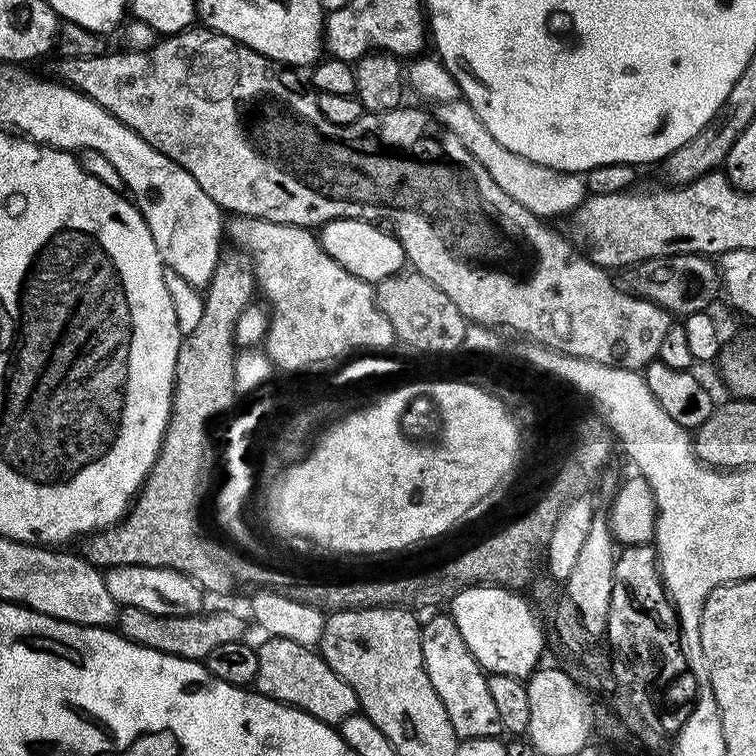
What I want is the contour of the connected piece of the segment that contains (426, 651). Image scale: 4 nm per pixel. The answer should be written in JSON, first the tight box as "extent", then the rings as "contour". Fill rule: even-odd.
{"extent":[420,614,504,740],"contour":[[[451,614],[436,616],[428,621],[425,619],[420,629],[420,637],[426,678],[430,678],[434,694],[442,698],[442,706],[446,706],[446,718],[450,718],[450,726],[454,726],[457,737],[460,740],[499,737],[504,732],[504,727],[502,718],[498,718],[494,697],[490,694],[488,676],[484,667],[474,658],[474,654],[470,654],[470,646],[466,646],[458,626],[454,626]]]}

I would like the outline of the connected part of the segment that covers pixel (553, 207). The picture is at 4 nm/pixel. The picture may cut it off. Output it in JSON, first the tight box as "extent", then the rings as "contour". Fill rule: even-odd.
{"extent":[438,99,586,217],"contour":[[[463,99],[455,100],[453,104],[439,105],[438,119],[446,126],[446,130],[450,130],[450,134],[460,139],[462,146],[466,146],[470,154],[474,154],[474,158],[478,158],[478,162],[482,162],[482,170],[486,170],[486,174],[490,174],[494,182],[498,182],[498,186],[502,186],[502,190],[506,190],[506,194],[510,194],[514,202],[522,202],[522,206],[526,206],[526,210],[530,210],[535,216],[571,217],[586,199],[586,180],[583,175],[554,170],[550,166],[530,162],[530,158],[522,158],[522,154],[506,150],[506,146],[494,139],[494,134],[486,130],[478,114],[474,114],[472,107],[464,103]]]}

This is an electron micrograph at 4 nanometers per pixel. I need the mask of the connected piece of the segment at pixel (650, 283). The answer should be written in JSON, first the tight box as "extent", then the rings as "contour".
{"extent":[618,252,722,318],"contour":[[[698,252],[650,258],[646,262],[623,269],[618,280],[625,292],[654,302],[680,318],[711,309],[716,296],[718,300],[722,292],[717,261],[701,256]]]}

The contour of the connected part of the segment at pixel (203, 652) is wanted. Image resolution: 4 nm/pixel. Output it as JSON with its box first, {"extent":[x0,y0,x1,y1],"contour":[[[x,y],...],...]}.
{"extent":[118,608,244,661],"contour":[[[120,608],[118,612],[118,631],[130,642],[146,646],[150,650],[158,650],[162,654],[170,654],[187,660],[204,661],[218,646],[226,642],[241,639],[244,633],[244,620],[232,612],[212,612],[209,616],[163,616],[150,614],[150,610],[137,608]]]}

